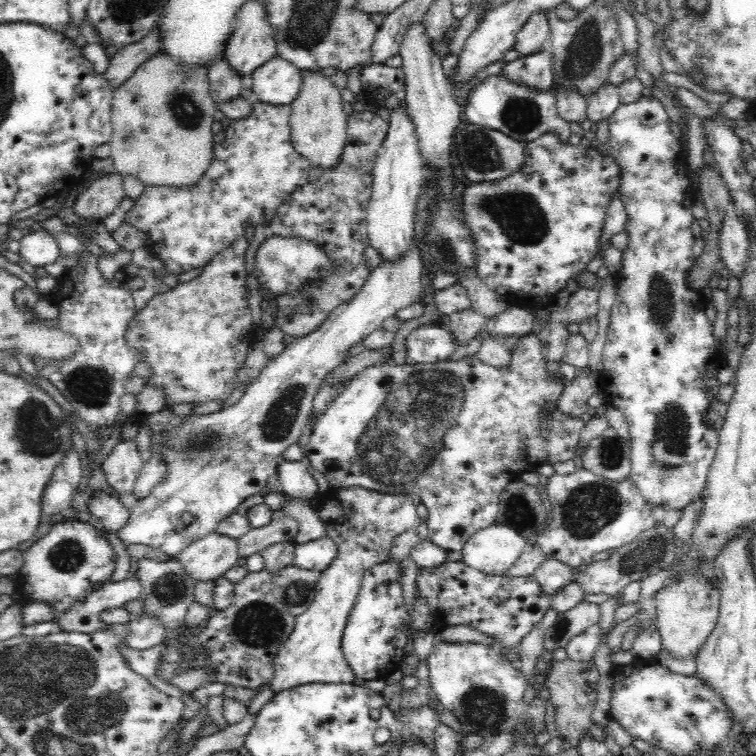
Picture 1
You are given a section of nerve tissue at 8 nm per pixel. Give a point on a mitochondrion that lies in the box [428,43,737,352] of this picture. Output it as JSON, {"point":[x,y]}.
{"point":[520,217]}

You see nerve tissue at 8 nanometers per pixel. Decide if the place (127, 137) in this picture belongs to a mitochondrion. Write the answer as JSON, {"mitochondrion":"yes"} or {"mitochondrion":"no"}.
{"mitochondrion":"yes"}

